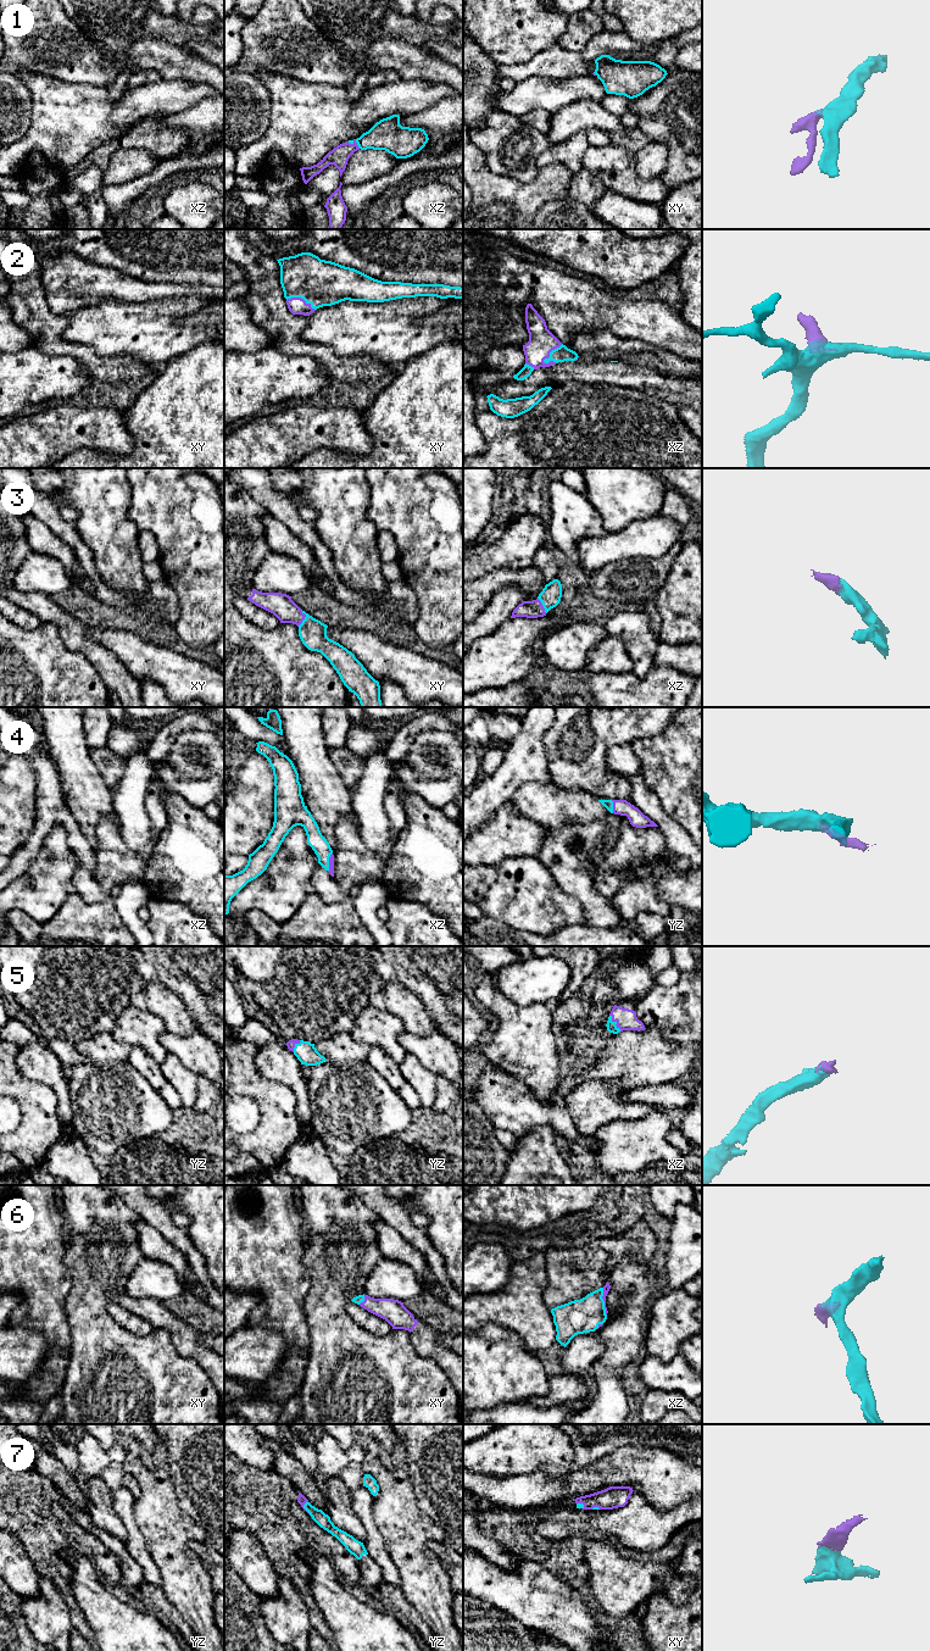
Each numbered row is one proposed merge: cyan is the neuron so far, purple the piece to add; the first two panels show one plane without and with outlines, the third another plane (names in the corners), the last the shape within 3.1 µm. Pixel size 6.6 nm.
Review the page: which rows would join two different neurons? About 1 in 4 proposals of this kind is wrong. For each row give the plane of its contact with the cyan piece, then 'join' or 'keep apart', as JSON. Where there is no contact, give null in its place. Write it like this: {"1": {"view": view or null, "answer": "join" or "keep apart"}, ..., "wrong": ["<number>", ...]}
{"1": {"view": "xz", "answer": "join"}, "2": {"view": "xz", "answer": "join"}, "3": {"view": "xy", "answer": "join"}, "4": {"view": "xz", "answer": "join"}, "5": {"view": "xz", "answer": "join"}, "6": {"view": "xz", "answer": "join"}, "7": {"view": "yz", "answer": "join"}, "wrong": []}

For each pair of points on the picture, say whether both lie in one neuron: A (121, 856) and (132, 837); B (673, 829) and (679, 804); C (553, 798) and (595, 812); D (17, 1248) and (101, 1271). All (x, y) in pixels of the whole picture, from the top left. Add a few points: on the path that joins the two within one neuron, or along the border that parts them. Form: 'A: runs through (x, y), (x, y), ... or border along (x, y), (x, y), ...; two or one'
A: border along (117, 821), (124, 843), (133, 851), (143, 851); two
B: border along (657, 800), (661, 809), (689, 835); two
C: runs through (563, 806), (585, 809); one
D: border along (66, 1233), (63, 1262), (70, 1273), (71, 1289); two

